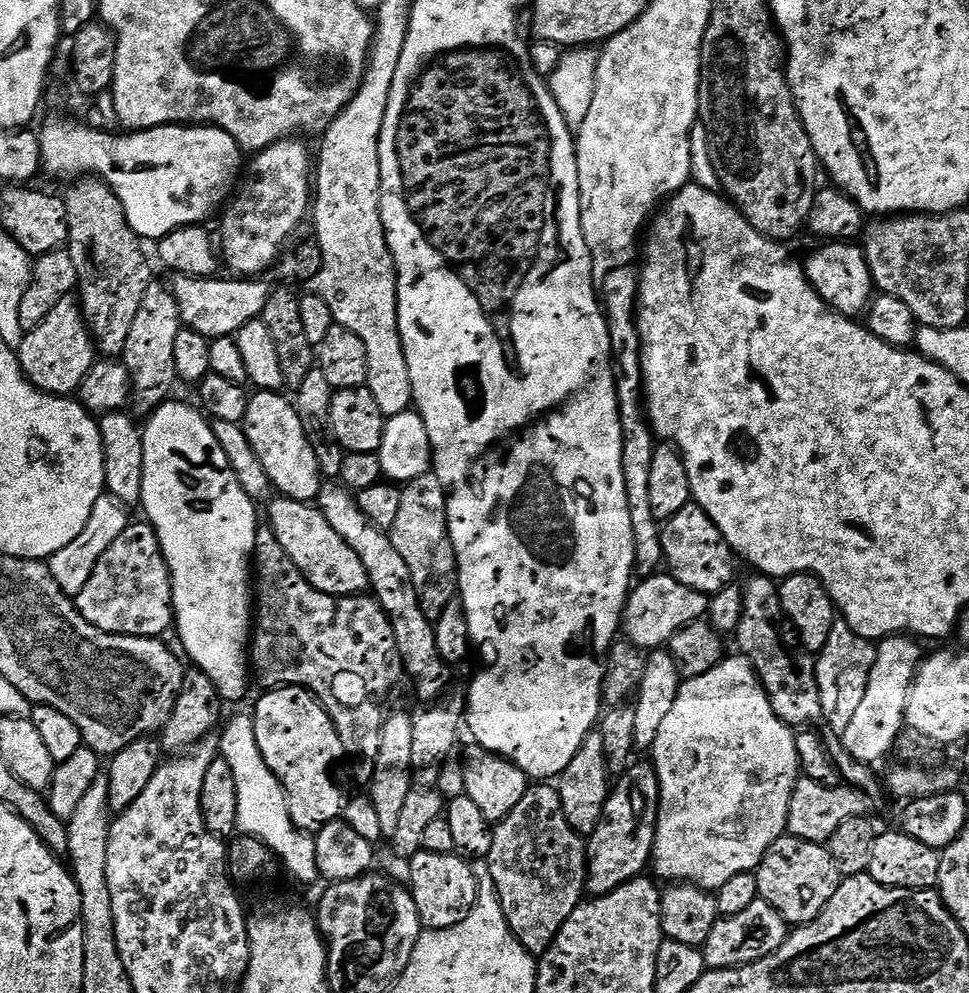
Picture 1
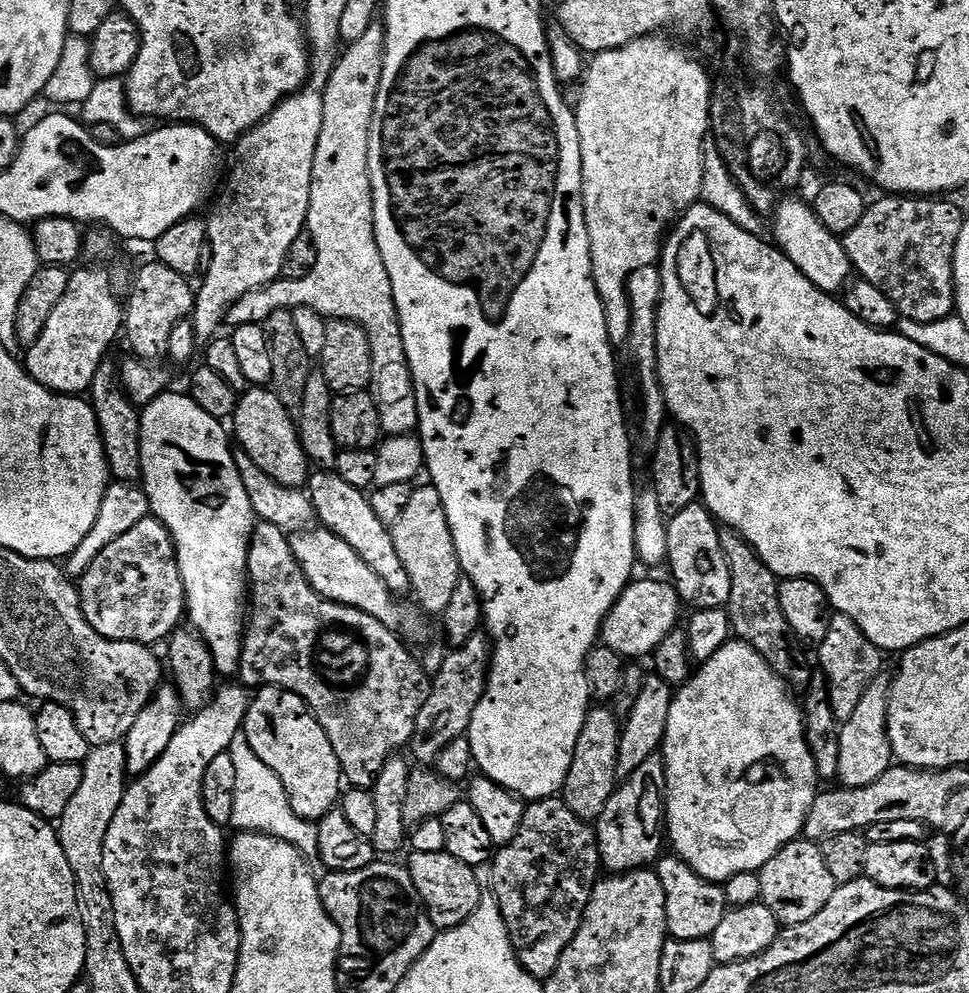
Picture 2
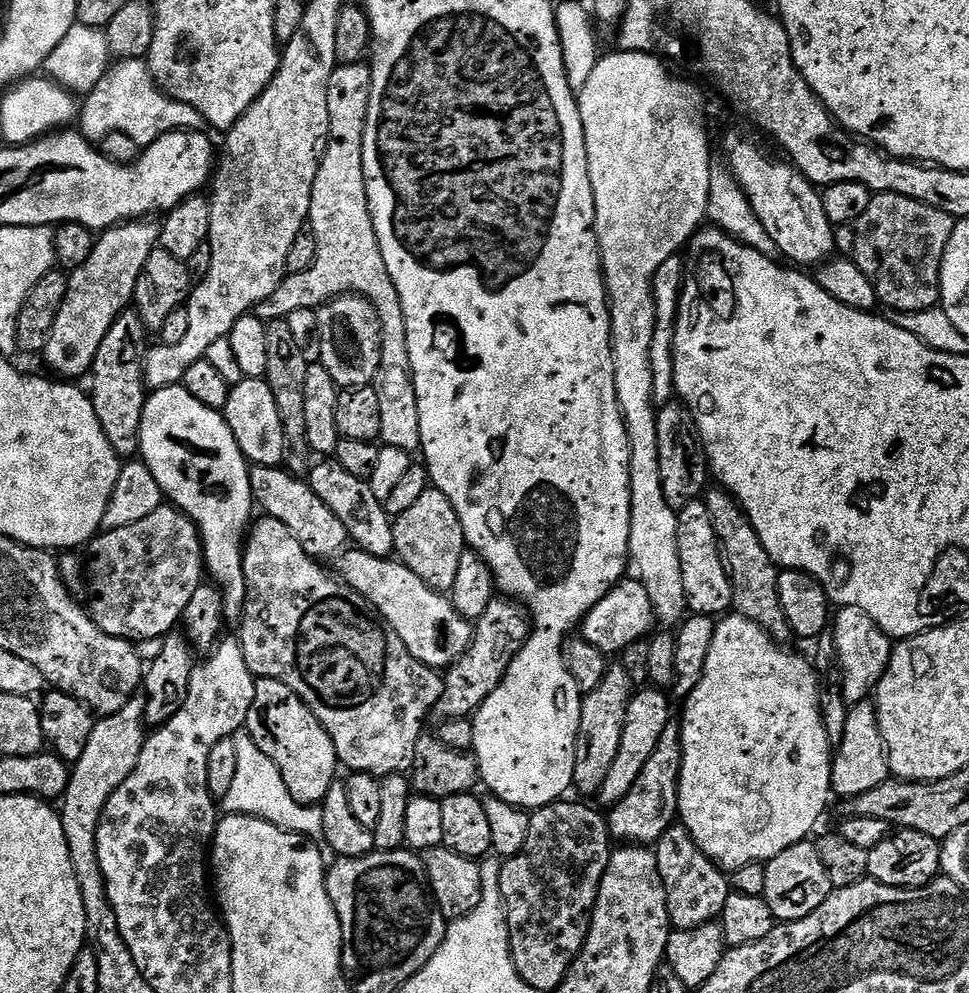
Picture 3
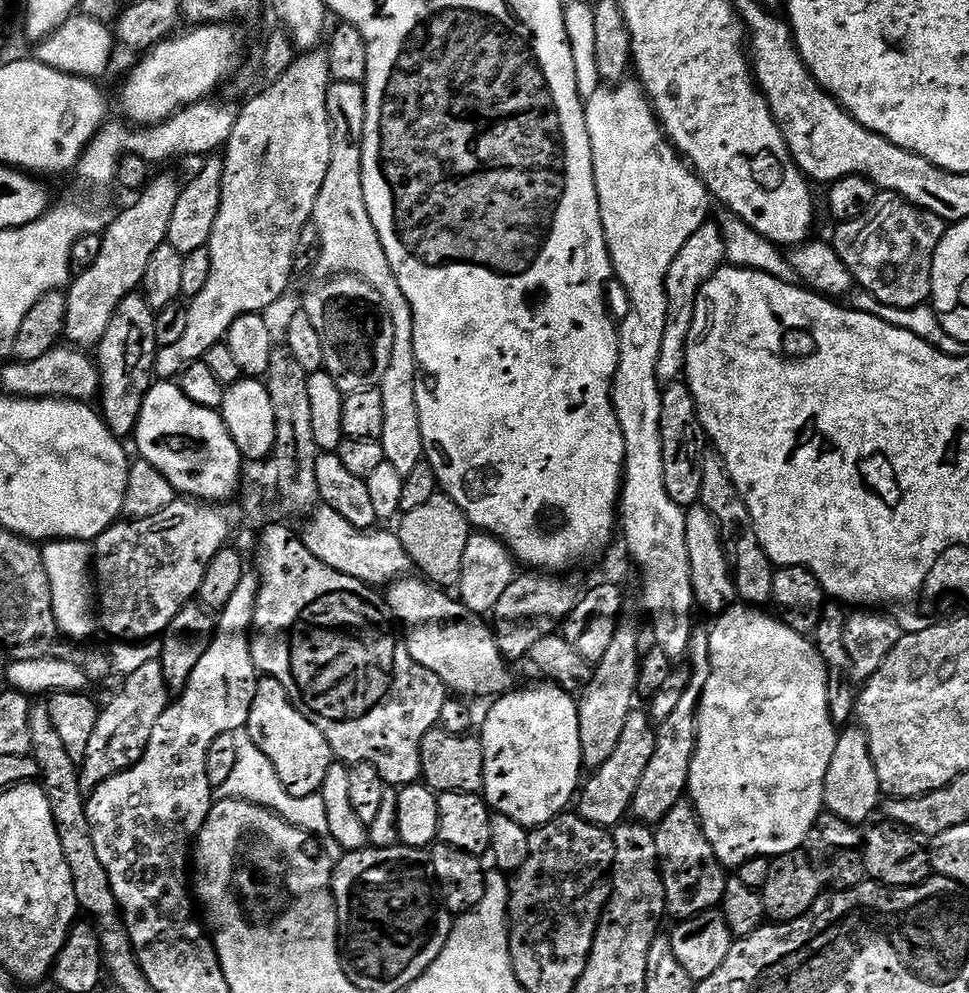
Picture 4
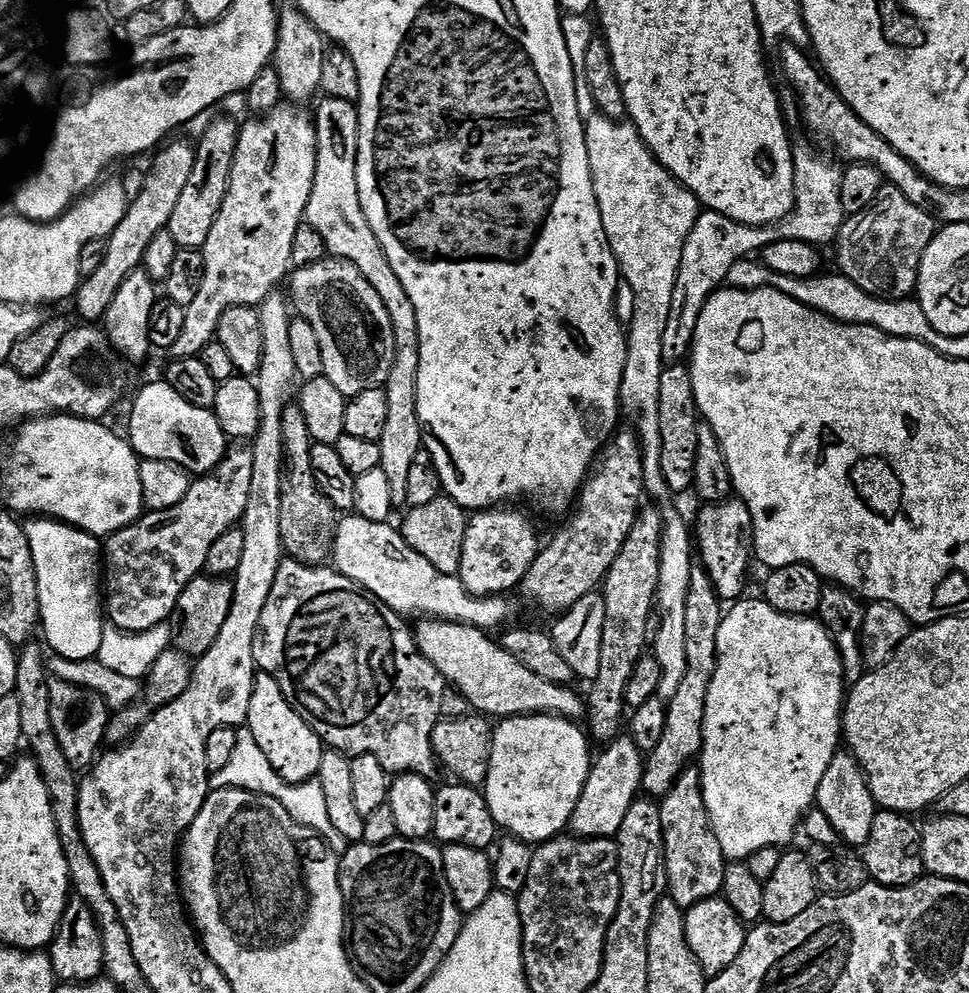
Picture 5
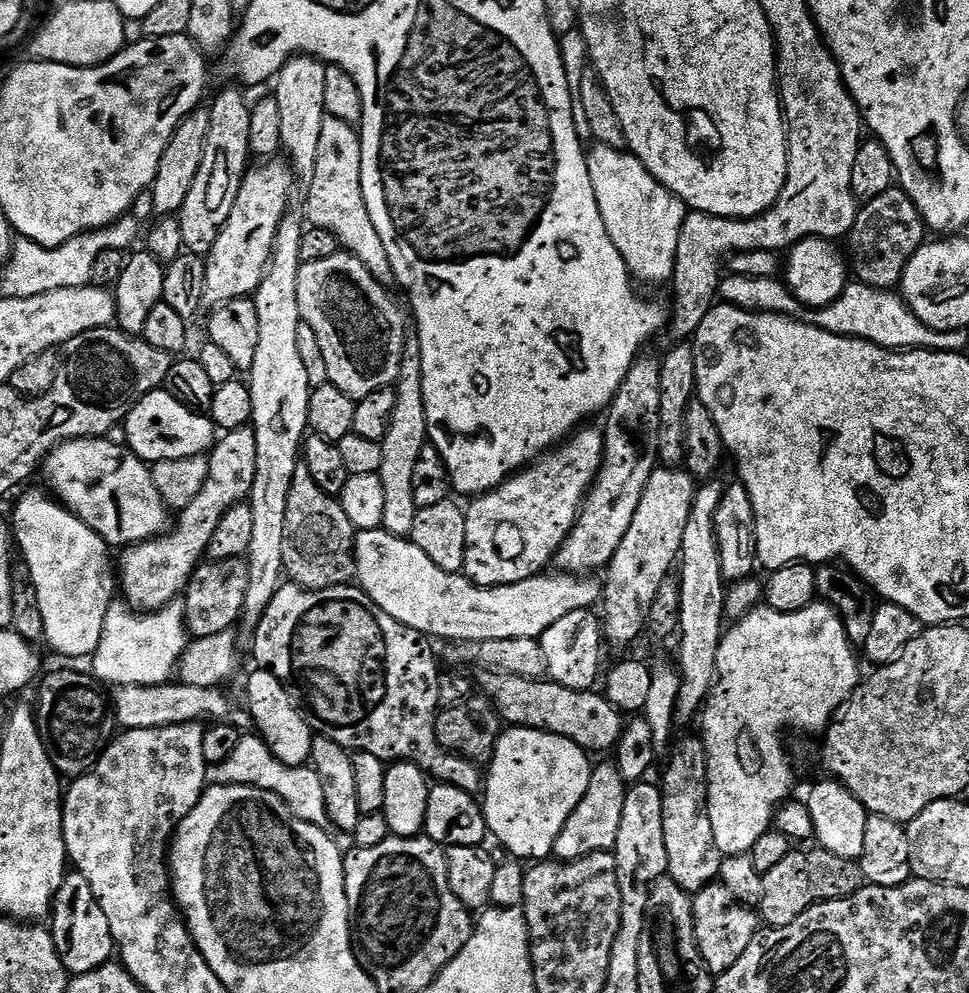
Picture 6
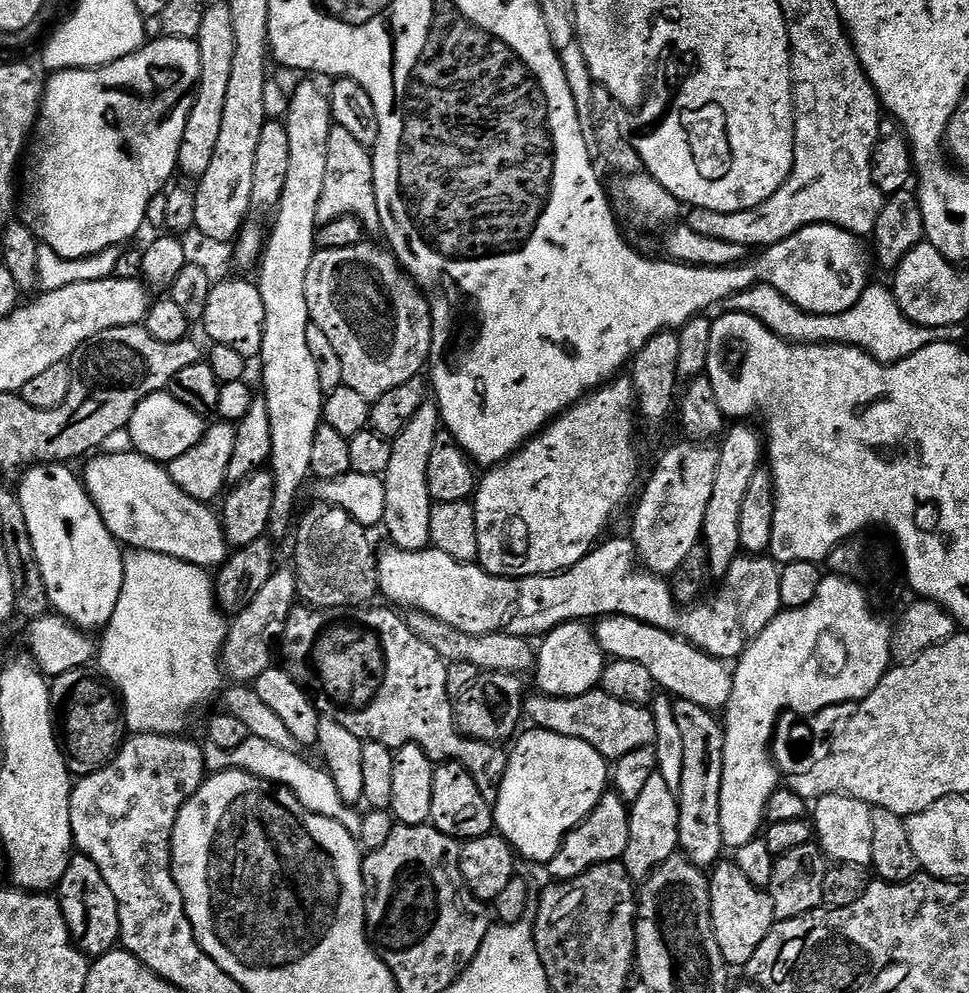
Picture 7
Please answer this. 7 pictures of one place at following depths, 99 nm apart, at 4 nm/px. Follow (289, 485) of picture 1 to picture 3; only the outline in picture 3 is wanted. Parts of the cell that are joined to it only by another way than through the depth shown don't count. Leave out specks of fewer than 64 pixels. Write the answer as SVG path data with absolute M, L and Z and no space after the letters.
M245 378L240 384L231 385L223 413L224 420L230 426L249 465L261 464L267 468L278 468L283 465L286 445L282 418L278 418L278 406L274 403L274 394L267 380Z

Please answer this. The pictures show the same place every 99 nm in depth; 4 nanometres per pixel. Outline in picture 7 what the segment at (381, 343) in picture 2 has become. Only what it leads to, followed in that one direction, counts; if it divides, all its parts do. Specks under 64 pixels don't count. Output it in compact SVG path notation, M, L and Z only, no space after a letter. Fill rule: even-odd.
M333 126L330 142L326 142L326 182L322 185L322 198L318 198L317 225L334 222L334 218L356 216L363 222L365 229L380 228L378 202L374 190L374 166L369 149L358 142L347 130ZM425 406L410 418L410 422L392 440L390 466L383 474L386 490L386 514L382 528L388 531L393 545L407 552L420 552L430 544L430 514L433 499L426 482L426 466L430 466L430 454L438 443L436 431L441 431L440 409Z

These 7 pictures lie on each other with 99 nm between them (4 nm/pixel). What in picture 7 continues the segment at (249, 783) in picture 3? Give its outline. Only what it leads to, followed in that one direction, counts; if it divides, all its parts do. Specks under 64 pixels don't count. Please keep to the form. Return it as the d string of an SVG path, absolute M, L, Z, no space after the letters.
M249 736L246 742L242 742L242 746L238 746L238 750L218 750L218 746L209 743L203 745L203 750L204 763L213 773L229 770L249 772L251 776L269 780L281 788L289 788L306 810L317 812L319 816L336 820L343 825L352 826L357 823L357 809L342 802L342 797L338 795L338 786L334 786L334 778L330 778L327 771L319 767L316 769L310 761L303 760L296 752L270 746L270 742L262 742L262 738L257 736Z

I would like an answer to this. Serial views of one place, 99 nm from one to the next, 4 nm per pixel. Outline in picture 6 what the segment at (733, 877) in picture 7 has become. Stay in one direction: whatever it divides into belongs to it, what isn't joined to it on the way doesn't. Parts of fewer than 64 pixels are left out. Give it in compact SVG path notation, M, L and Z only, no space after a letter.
M719 882L708 884L695 893L692 909L696 919L696 940L700 944L700 953L704 955L704 961L708 963L709 969L716 974L737 964L742 958L742 954L746 954L746 950L752 944L752 941L757 939L759 932L756 931L762 928L762 920L757 909L743 904L728 887Z

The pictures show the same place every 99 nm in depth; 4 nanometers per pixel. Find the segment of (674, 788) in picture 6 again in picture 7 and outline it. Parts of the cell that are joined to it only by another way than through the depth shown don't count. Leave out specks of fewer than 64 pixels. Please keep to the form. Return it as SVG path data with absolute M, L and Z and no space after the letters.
M677 699L673 703L674 722L682 733L682 782L678 789L680 813L678 814L679 851L687 856L691 864L708 870L721 859L720 852L725 851L720 825L720 791L722 790L722 762L724 761L724 730L719 719L711 711L689 700Z

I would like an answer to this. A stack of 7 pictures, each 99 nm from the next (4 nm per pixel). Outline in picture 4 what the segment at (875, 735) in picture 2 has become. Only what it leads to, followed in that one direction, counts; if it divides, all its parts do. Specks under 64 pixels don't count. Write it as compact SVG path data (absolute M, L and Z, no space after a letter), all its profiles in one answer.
M848 726L843 729L836 737L836 745L834 746L834 758L830 758L830 770L826 770L826 786L824 787L824 806L827 811L838 814L838 818L846 818L846 822L855 824L857 826L863 825L863 820L868 820L872 815L877 815L878 809L882 804L882 793L880 790L880 783L878 782L878 770L874 770L874 758L870 758L870 746L866 734L859 726Z

